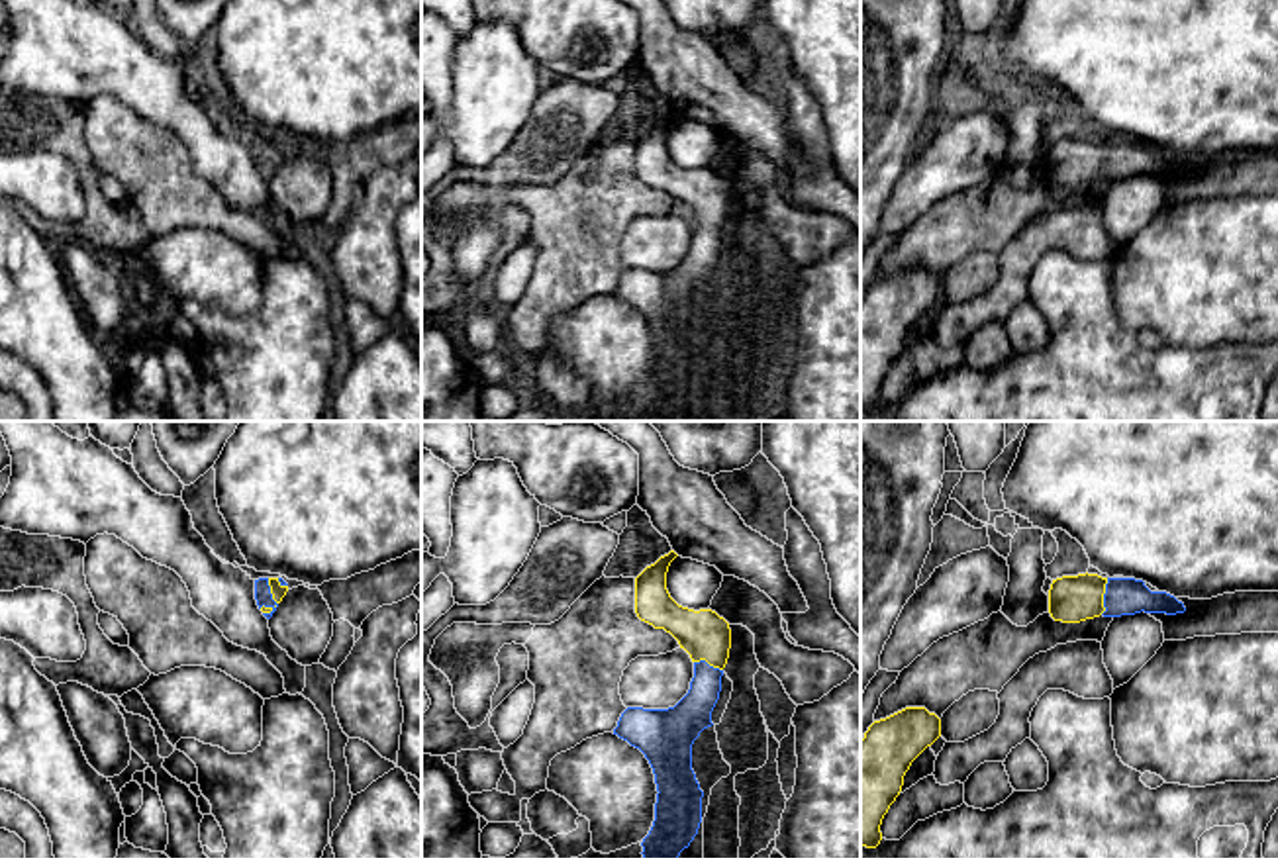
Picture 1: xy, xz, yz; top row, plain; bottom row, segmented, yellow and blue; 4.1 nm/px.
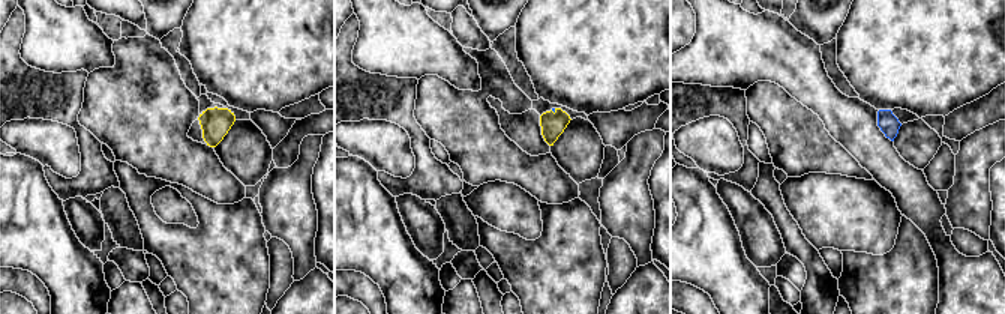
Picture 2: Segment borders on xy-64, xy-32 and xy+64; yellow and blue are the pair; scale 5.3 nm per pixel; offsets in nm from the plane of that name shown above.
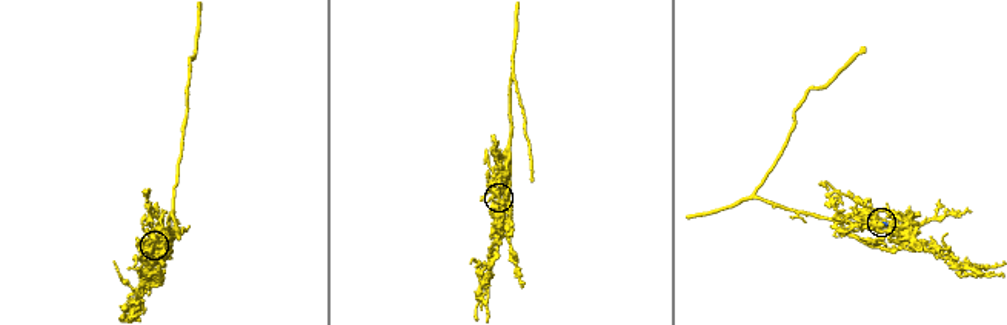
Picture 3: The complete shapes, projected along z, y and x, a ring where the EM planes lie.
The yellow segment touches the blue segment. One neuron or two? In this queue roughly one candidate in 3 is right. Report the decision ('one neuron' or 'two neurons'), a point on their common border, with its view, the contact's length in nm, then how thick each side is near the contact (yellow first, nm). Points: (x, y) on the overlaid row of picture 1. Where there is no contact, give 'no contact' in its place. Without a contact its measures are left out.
one neuron; contact xy (273, 598); length 150 nm; calibres 60 and 70 nm

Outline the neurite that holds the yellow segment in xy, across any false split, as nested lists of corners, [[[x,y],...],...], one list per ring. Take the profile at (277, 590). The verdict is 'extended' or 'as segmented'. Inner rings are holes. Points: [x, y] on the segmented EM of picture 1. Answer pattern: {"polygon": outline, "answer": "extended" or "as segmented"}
{"polygon": [[[282,578],[255,580],[255,599],[267,619],[272,617],[286,592],[288,584]]], "answer": "extended"}

